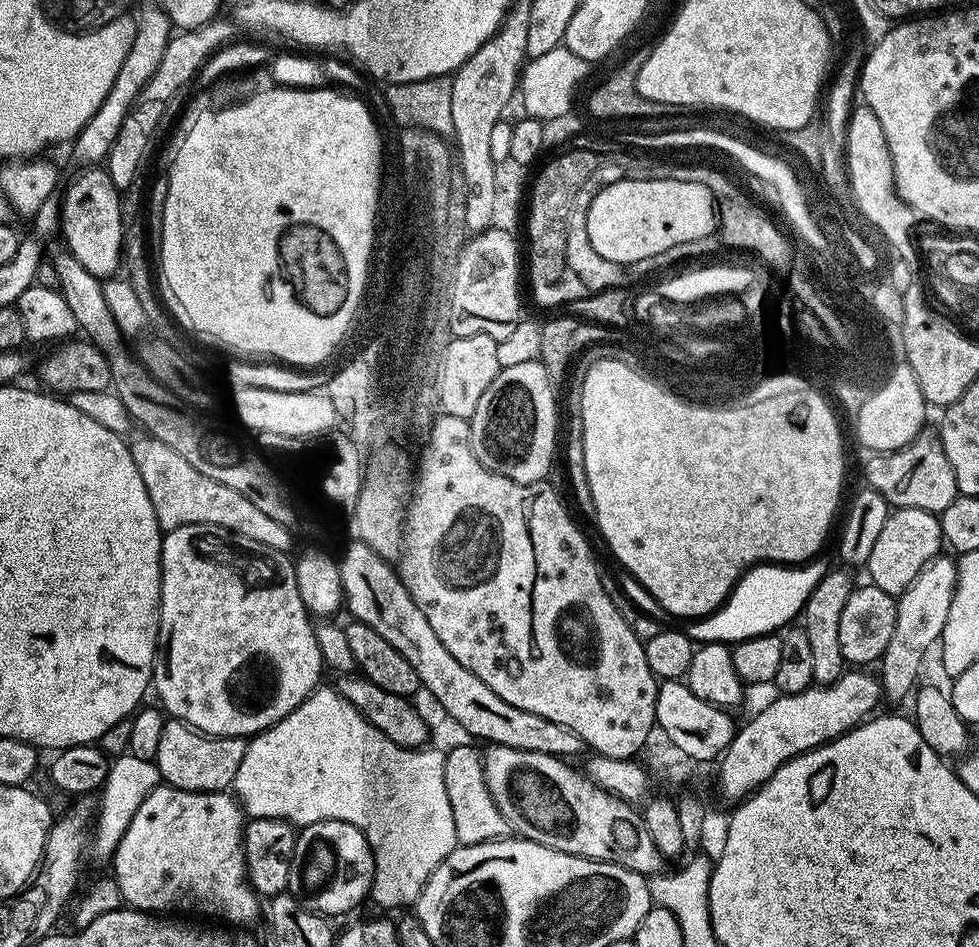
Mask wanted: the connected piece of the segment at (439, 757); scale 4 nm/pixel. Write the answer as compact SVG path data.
M328 686L317 687L315 692L311 692L305 700L294 711L290 714L286 714L286 718L282 718L282 722L278 722L274 726L270 726L265 732L258 732L255 736L251 737L247 741L248 749L246 754L242 754L242 763L238 765L238 774L234 774L234 782L232 783L231 791L234 793L237 800L240 802L241 808L244 809L245 813L252 818L274 818L275 820L287 820L289 824L293 826L303 826L306 824L313 824L319 820L337 820L338 822L350 822L350 826L354 826L358 830L362 830L362 834L366 838L366 842L372 848L372 857L374 858L374 878L372 879L372 890L370 893L371 903L381 904L384 908L400 908L403 904L408 906L415 905L416 900L422 894L422 890L426 886L426 882L430 878L430 874L434 874L434 870L438 870L438 866L447 856L457 848L456 835L454 834L454 814L450 810L450 798L446 795L446 774L444 773L444 753L433 746L425 746L422 748L403 748L398 746L394 742L390 742L390 738L386 738L386 734L382 734L382 730L378 730L365 718L357 708L354 707L350 702L346 702L346 698L342 693L336 691L335 687Z

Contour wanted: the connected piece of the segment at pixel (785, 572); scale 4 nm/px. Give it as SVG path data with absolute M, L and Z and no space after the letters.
M820 550L804 560L758 558L750 562L744 570L737 572L736 585L730 588L729 593L725 593L717 605L710 608L707 616L698 614L698 620L687 621L688 635L696 642L732 642L737 638L750 640L754 636L767 636L791 625L795 621L792 619L801 615L816 583L829 571L830 564L825 552Z

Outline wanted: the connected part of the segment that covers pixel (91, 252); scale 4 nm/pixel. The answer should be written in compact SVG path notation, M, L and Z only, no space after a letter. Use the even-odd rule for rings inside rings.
M97 166L81 171L81 176L64 192L64 200L59 201L62 236L67 251L71 252L86 270L96 273L101 278L113 275L116 267L122 264L124 229L126 219L120 213L121 189L114 186L103 167Z

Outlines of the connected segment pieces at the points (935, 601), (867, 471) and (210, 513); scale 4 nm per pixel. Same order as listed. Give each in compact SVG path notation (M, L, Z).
M941 554L935 556L930 563L914 578L914 582L903 592L896 602L896 621L894 622L894 635L890 638L890 646L886 646L884 655L878 661L878 679L883 695L892 700L904 700L913 695L917 687L916 679L920 676L920 667L928 656L928 651L933 651L934 645L939 641L942 630L950 614L950 602L954 602L956 593L956 560L951 555Z
M925 430L919 432L906 446L893 452L878 452L867 457L864 464L864 484L872 488L893 509L909 508L910 510L926 510L939 513L954 502L958 495L954 466L950 466L950 458L946 458L946 450L942 450L942 438L939 431Z
M140 434L136 441L131 441L130 447L134 466L138 466L138 474L142 474L142 483L146 486L146 494L150 494L150 502L161 529L187 524L209 524L225 528L234 534L242 534L242 538L254 538L254 542L268 544L279 552L293 551L293 533L286 525L274 522L269 515L262 514L258 507L238 491L199 473L175 450L170 450L166 442L158 442L158 438Z

